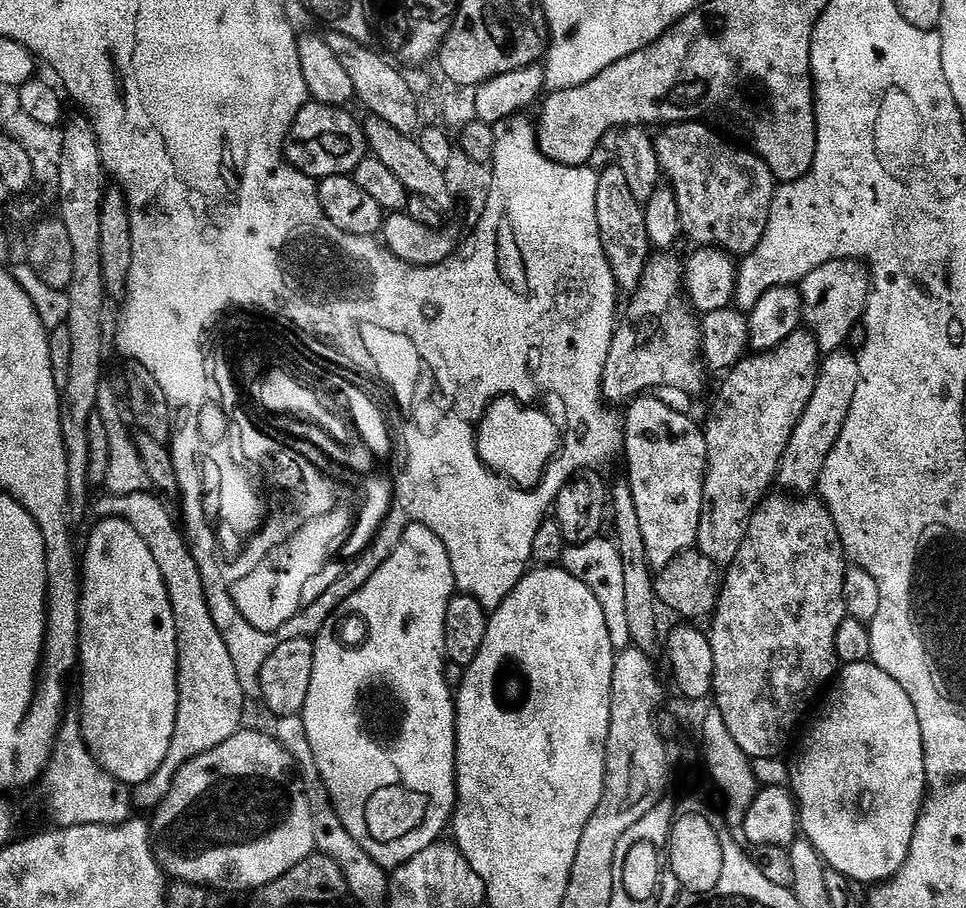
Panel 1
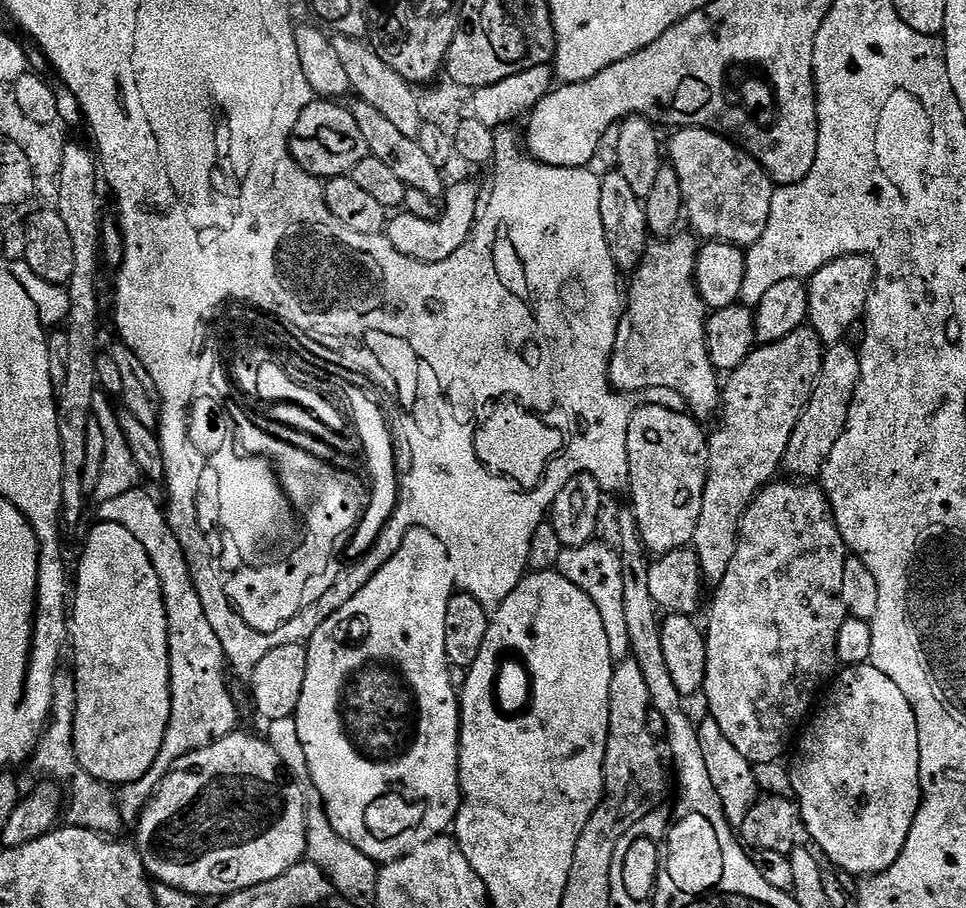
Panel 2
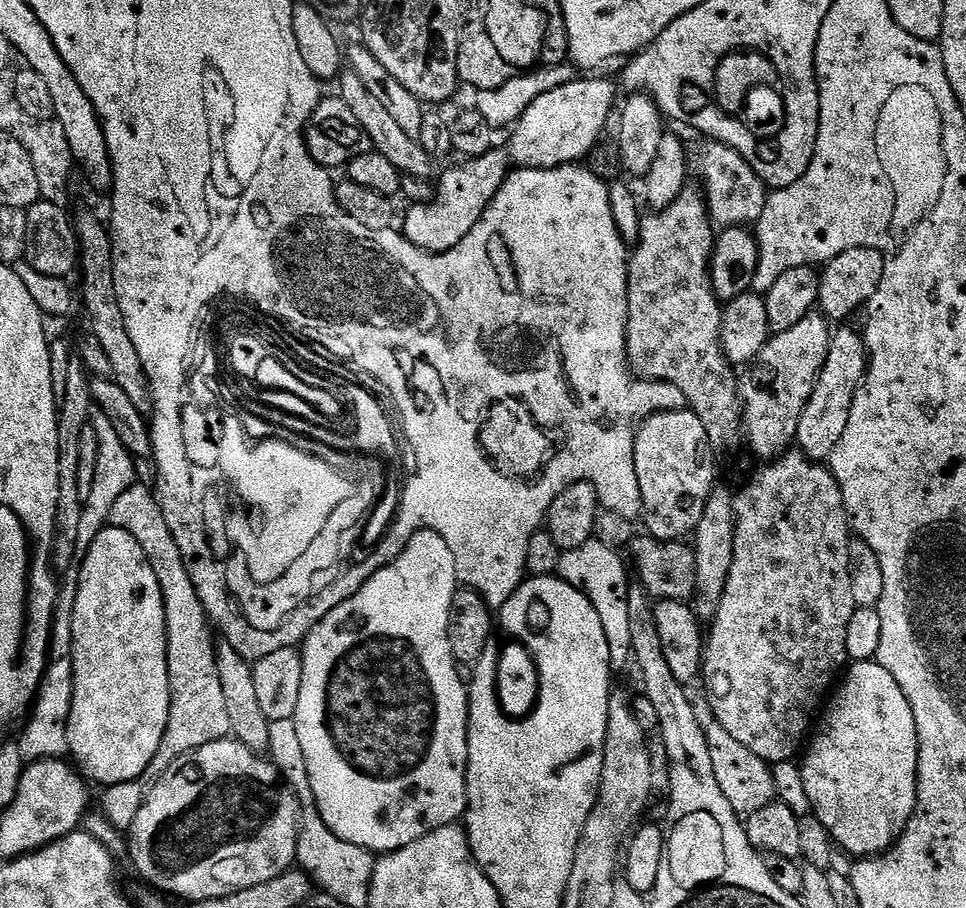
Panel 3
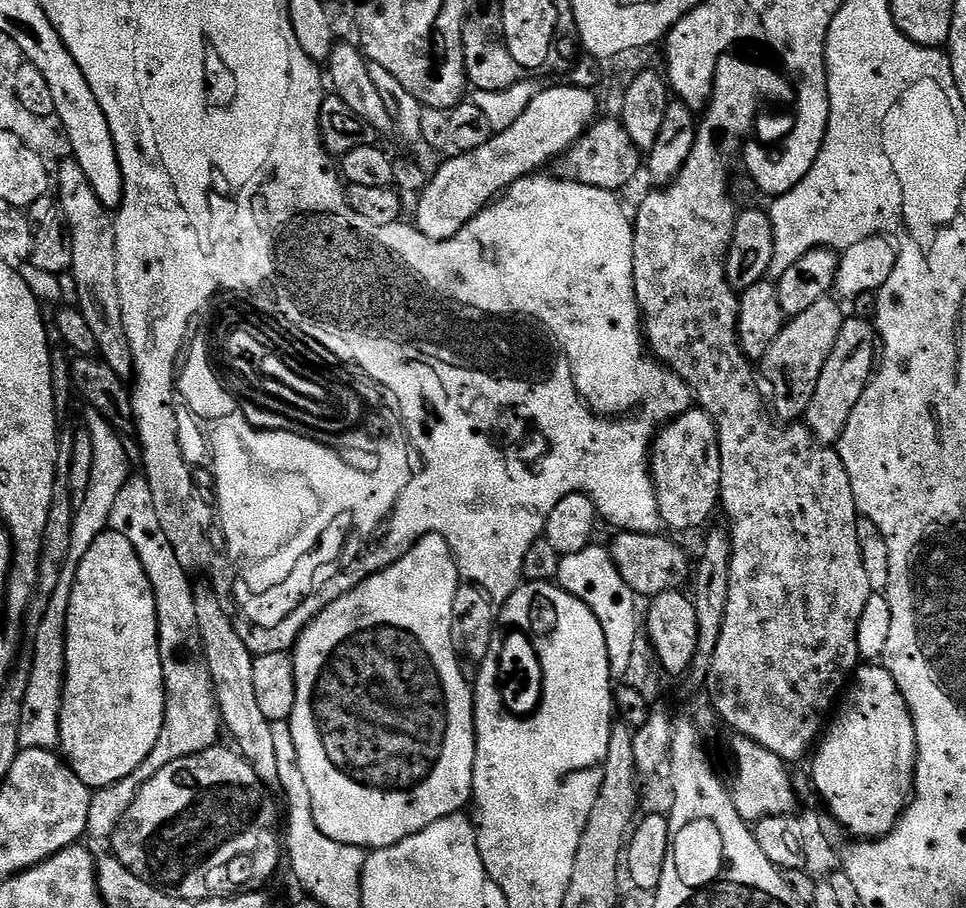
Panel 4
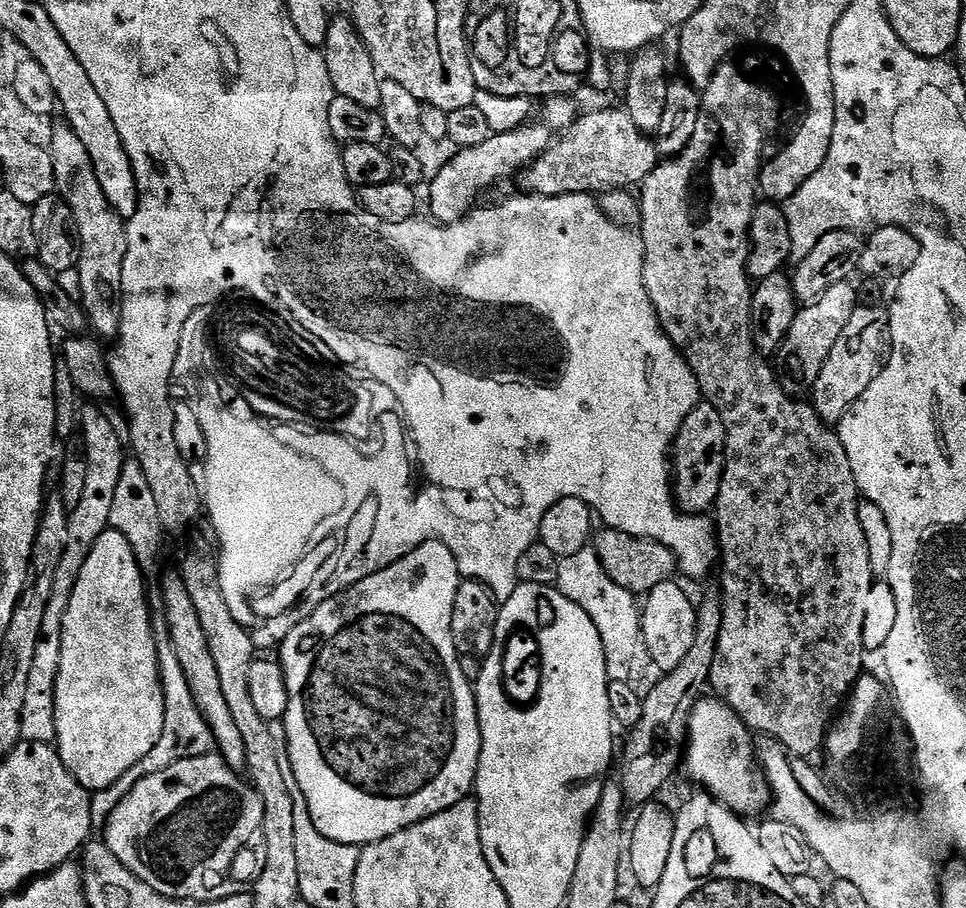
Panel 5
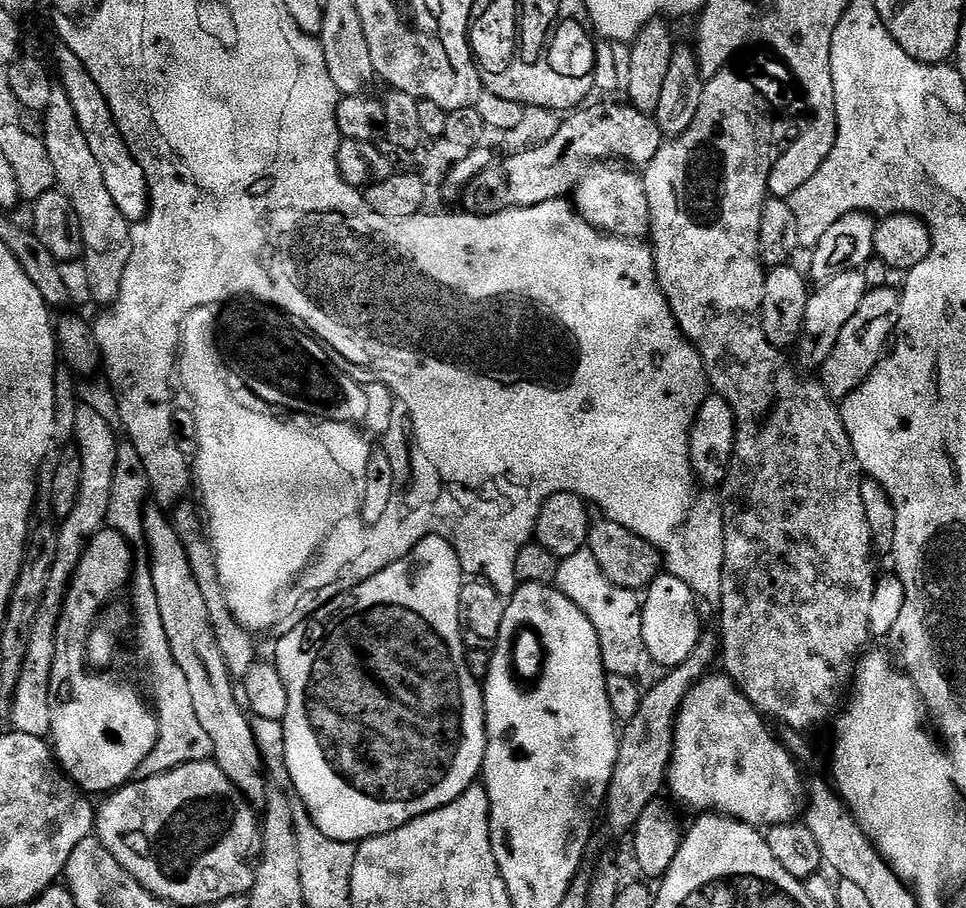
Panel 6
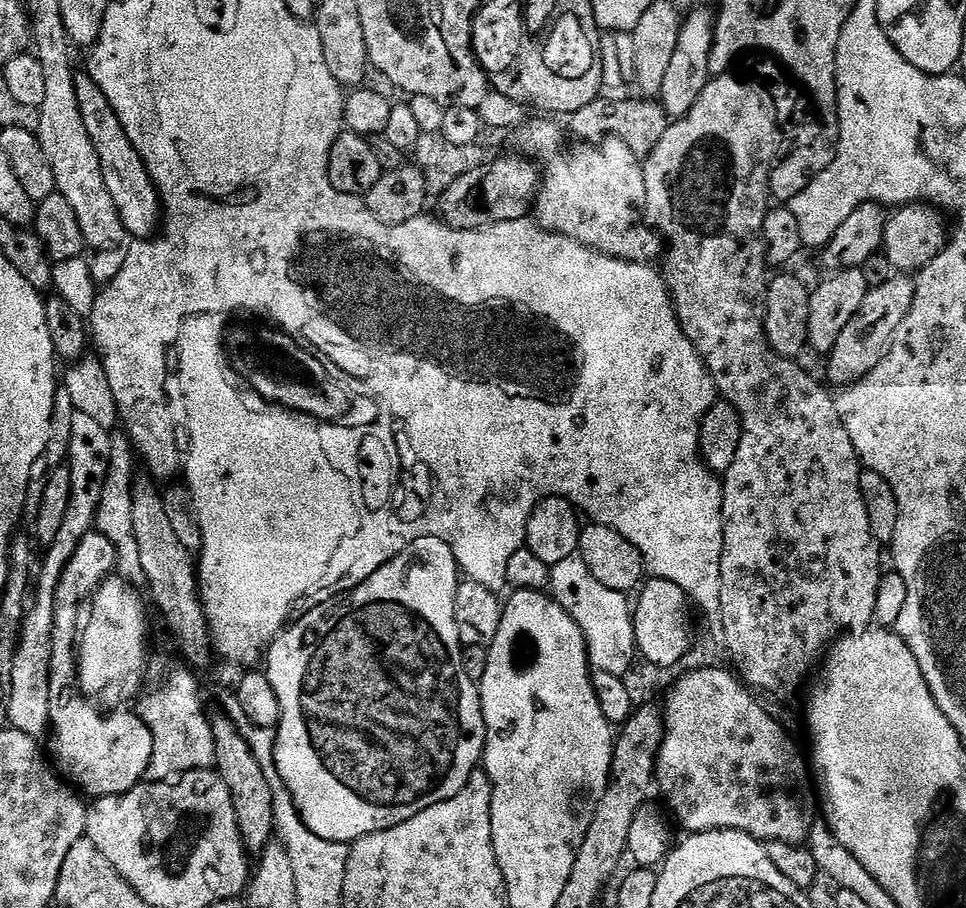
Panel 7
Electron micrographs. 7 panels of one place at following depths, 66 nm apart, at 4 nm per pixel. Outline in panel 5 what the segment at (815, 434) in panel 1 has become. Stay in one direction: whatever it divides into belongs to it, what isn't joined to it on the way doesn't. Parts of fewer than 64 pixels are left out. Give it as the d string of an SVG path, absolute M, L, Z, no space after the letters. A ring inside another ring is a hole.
M857 306L854 314L850 314L850 322L846 322L834 350L830 350L830 358L826 358L826 366L822 366L822 374L818 374L818 382L810 393L810 403L825 424L839 425L846 410L850 410L850 406L854 406L854 402L866 394L866 386L876 381L876 374L882 367L887 330L888 314L883 307Z

